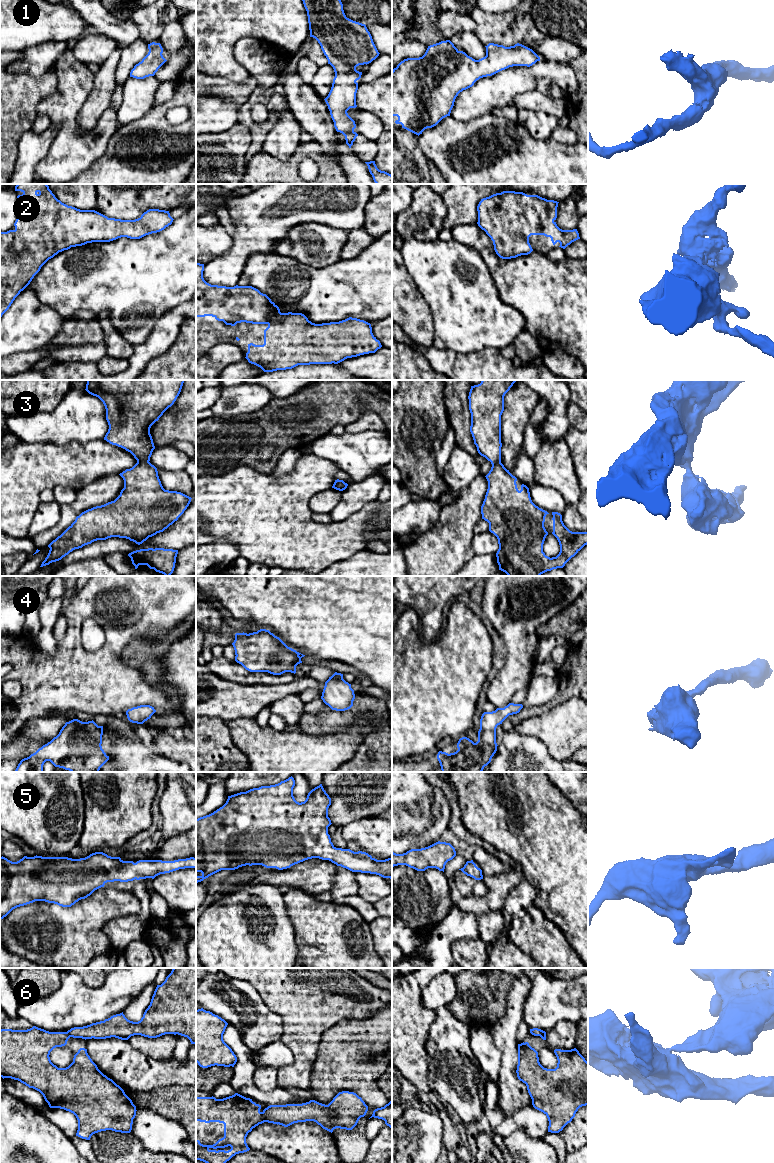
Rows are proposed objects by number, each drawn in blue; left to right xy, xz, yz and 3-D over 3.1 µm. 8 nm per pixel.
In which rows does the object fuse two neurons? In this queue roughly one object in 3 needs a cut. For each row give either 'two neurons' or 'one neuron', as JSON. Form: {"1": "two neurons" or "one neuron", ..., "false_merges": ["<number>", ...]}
{"1": "one neuron", "2": "one neuron", "3": "two neurons", "4": "one neuron", "5": "one neuron", "6": "two neurons", "false_merges": ["3", "6"]}

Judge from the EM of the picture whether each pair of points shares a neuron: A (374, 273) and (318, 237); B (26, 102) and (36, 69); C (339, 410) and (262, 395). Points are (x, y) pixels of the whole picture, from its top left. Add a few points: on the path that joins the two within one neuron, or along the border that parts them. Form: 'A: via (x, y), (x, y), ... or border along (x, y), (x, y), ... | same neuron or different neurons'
A: via (359, 273), (348, 273), (327, 252) | same neuron
B: border along (51, 65), (38, 76), (11, 71) | different neurons
C: border along (272, 399), (260, 409), (251, 412) | different neurons

